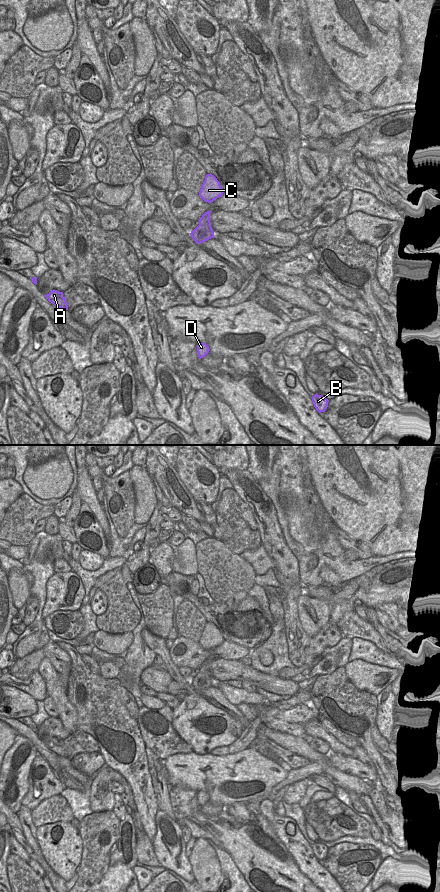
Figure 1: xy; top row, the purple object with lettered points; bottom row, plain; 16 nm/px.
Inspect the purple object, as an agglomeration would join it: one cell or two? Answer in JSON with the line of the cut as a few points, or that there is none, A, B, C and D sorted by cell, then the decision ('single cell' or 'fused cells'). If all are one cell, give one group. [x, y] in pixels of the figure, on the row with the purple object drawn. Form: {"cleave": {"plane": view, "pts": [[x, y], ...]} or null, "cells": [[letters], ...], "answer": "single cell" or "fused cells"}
{"cleave": {"plane": "xy", "pts": [[213, 236], [193, 238]]}, "cells": [["A"], ["B", "C", "D"]], "answer": "fused cells"}

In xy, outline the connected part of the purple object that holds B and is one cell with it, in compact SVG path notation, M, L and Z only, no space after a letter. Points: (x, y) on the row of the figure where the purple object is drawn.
M317 393L312 397L312 401L314 404L314 407L316 408L316 410L321 413L321 412L325 412L327 407L328 407L328 402L329 400L322 396L322 395L318 395Z

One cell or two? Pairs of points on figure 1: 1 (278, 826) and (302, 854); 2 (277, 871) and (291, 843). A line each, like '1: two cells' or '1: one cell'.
1: one cell
2: two cells

